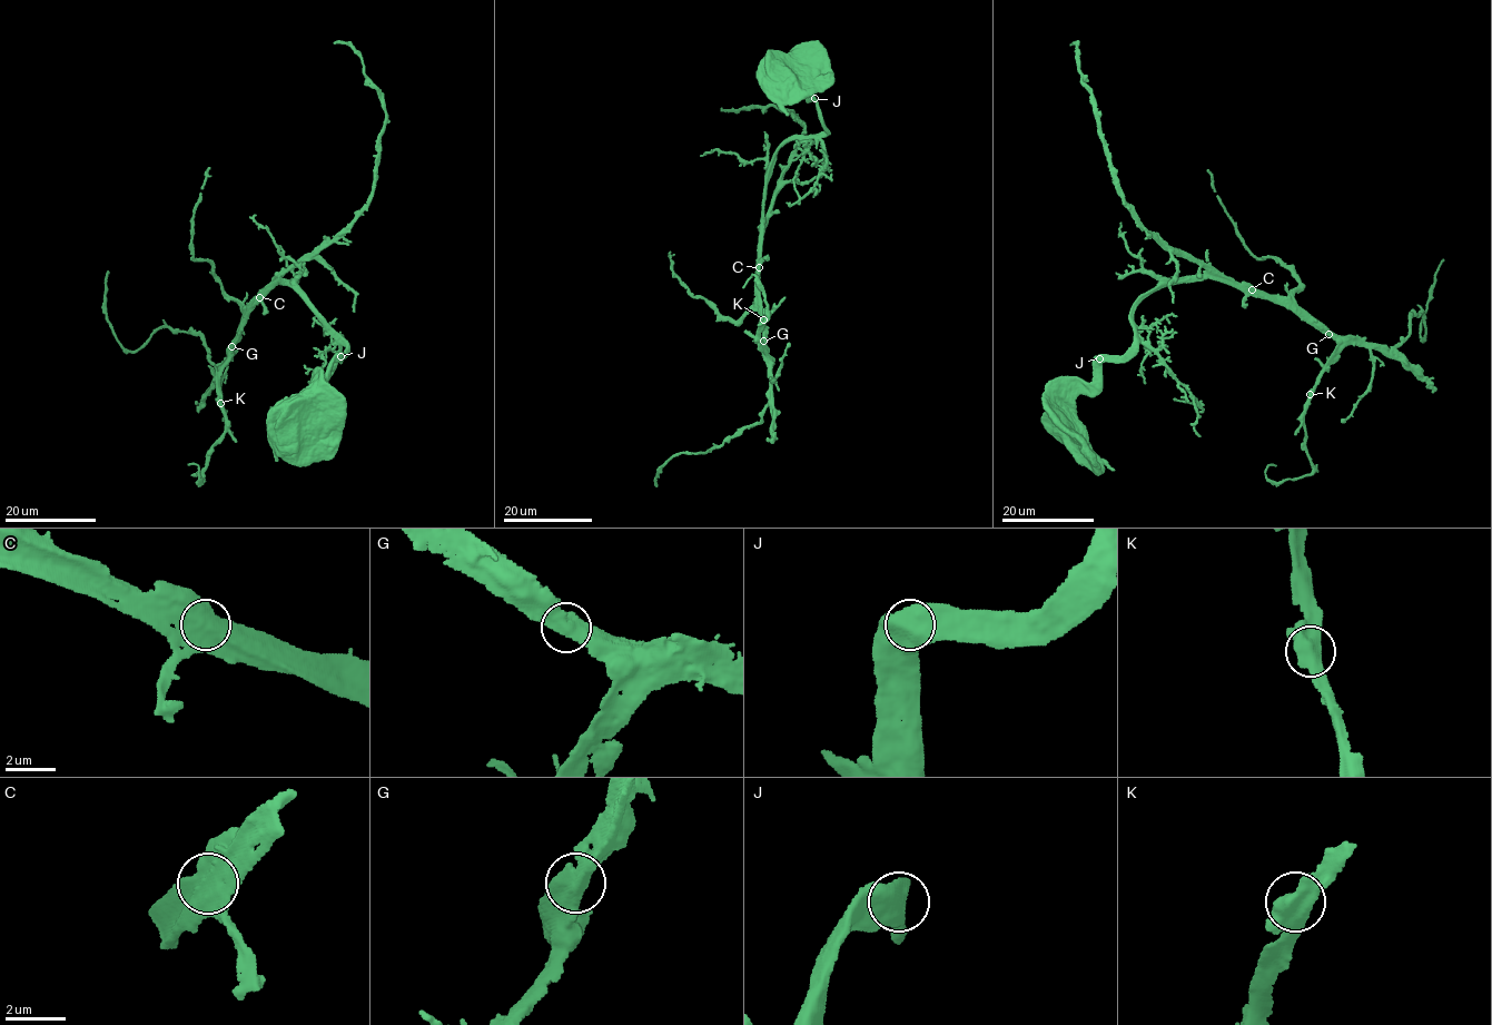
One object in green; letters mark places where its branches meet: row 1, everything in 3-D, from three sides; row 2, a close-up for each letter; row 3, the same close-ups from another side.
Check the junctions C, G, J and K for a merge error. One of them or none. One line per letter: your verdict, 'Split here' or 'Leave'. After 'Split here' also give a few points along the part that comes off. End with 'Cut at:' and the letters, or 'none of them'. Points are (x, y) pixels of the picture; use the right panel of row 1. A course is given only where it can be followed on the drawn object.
C: Leave
G: Leave
J: Leave
K: Leave
Cut at: none of them

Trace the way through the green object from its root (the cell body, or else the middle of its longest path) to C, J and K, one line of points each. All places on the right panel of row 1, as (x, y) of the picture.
C: (1065, 429), (1094, 368), (1133, 345), (1129, 316), (1145, 296), (1194, 278), (1251, 289)
J: (1065, 429), (1068, 407), (1093, 381), (1099, 358)
K: (1065, 429), (1094, 368), (1133, 345), (1138, 304), (1194, 278), (1250, 284), (1323, 325), (1337, 346), (1310, 395)

